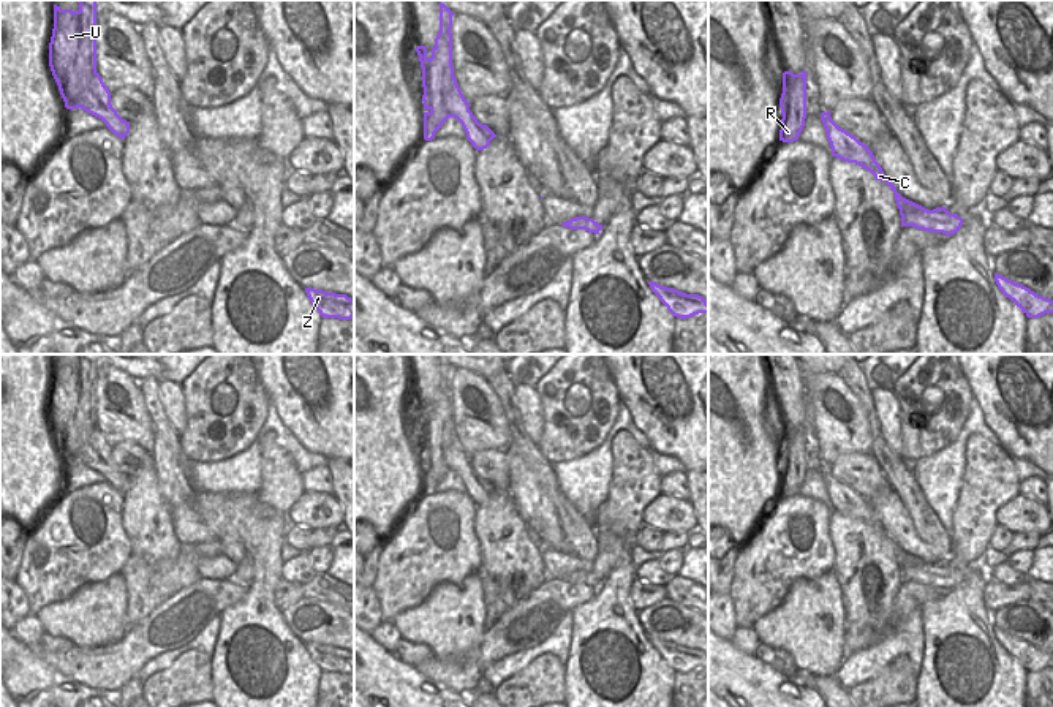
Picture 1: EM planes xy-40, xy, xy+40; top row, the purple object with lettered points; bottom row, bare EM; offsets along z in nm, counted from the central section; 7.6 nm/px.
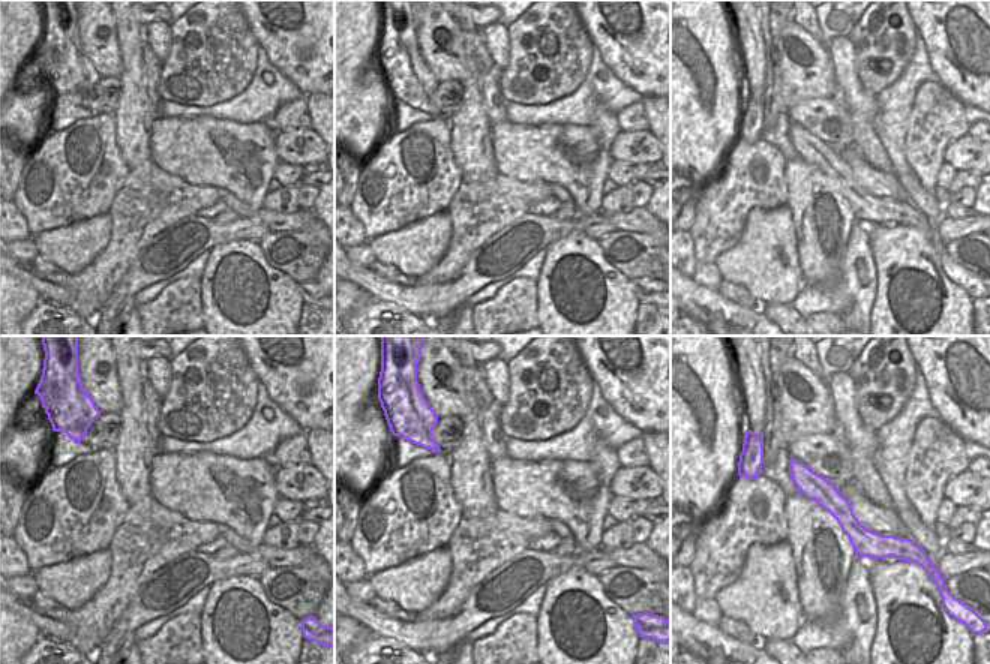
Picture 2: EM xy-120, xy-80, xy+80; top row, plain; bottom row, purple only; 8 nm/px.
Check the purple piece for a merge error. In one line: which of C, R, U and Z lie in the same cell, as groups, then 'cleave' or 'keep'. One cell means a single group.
C U Z / R | cleave

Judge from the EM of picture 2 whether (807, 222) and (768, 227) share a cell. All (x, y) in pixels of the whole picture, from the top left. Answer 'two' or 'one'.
two

